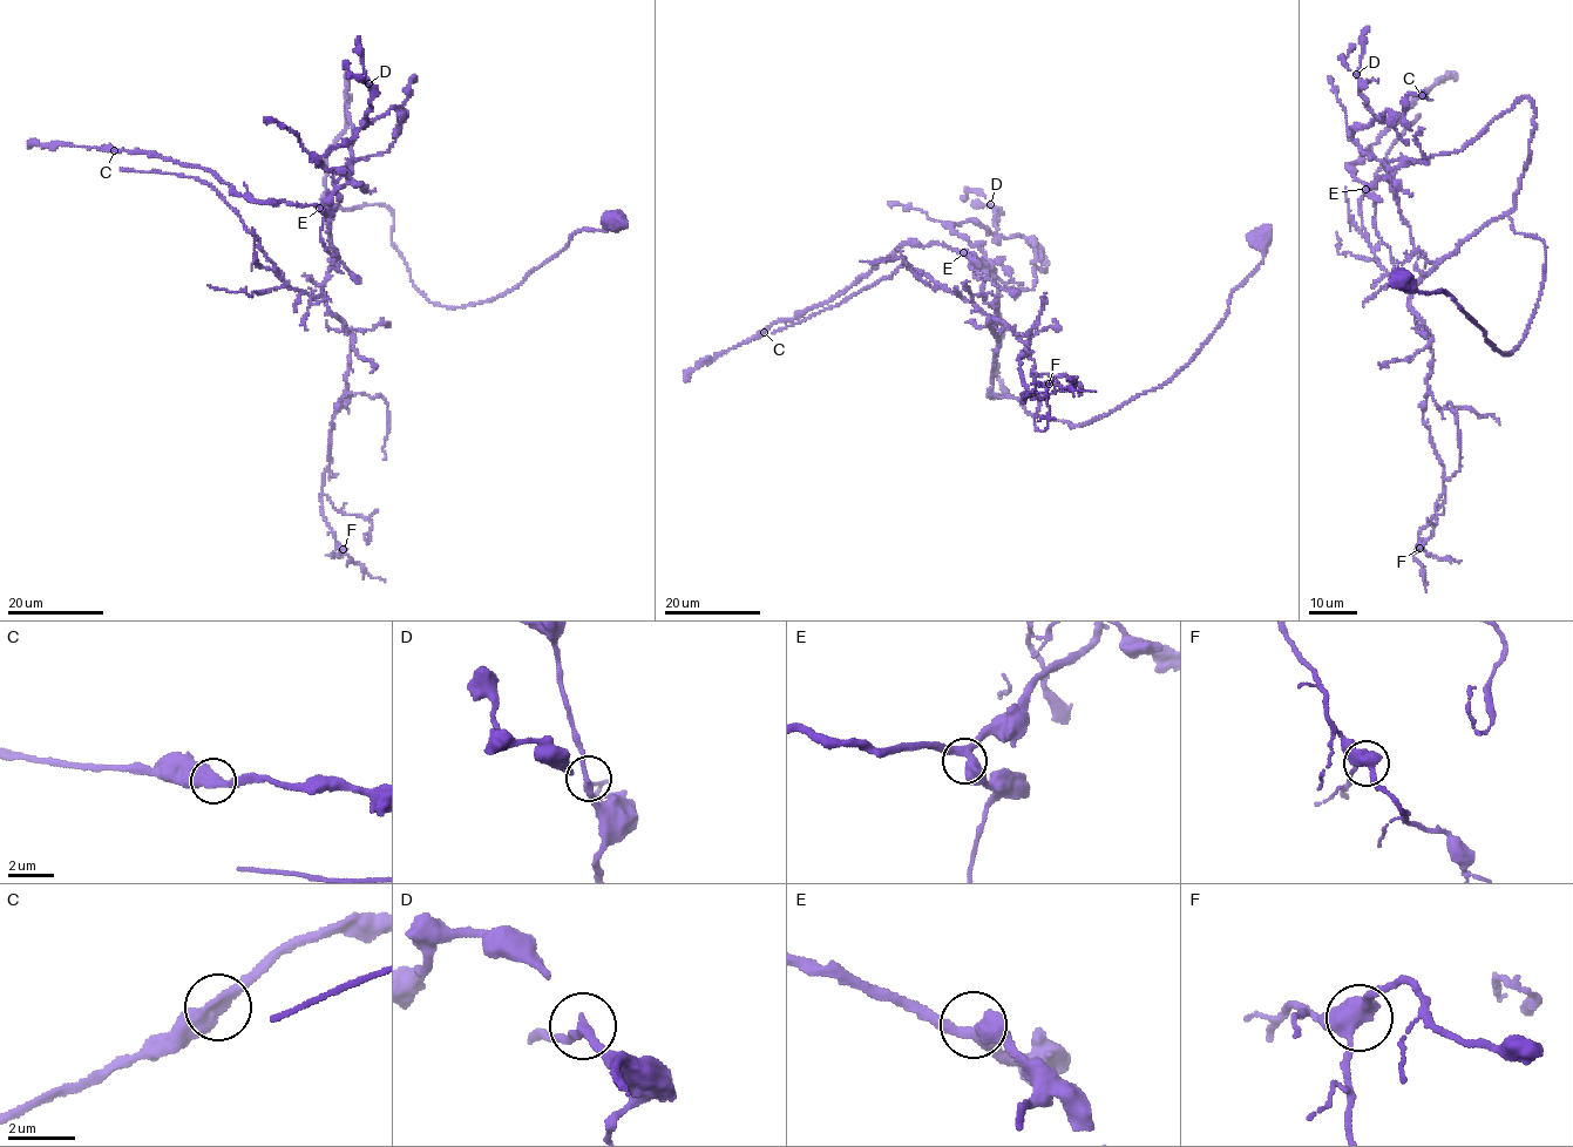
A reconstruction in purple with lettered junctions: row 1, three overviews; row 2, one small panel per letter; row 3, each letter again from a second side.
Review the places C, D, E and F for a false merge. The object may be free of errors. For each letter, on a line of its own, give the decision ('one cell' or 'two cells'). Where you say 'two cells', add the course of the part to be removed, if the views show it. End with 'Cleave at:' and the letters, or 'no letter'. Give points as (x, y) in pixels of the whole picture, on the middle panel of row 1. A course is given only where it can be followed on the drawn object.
C: one cell
D: one cell
E: one cell
F: one cell
Cleave at: no letter

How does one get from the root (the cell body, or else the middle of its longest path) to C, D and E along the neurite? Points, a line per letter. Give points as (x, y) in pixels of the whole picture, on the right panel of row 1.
C: (1405, 280), (1507, 354), (1545, 278), (1505, 215), (1429, 260), (1391, 170), (1354, 176), (1422, 95)
D: (1405, 280), (1507, 354), (1545, 245), (1500, 215), (1418, 251), (1351, 136), (1376, 116), (1356, 74)
E: (1405, 280), (1443, 290), (1507, 354), (1545, 245), (1500, 215), (1431, 262), (1385, 164), (1365, 189)

